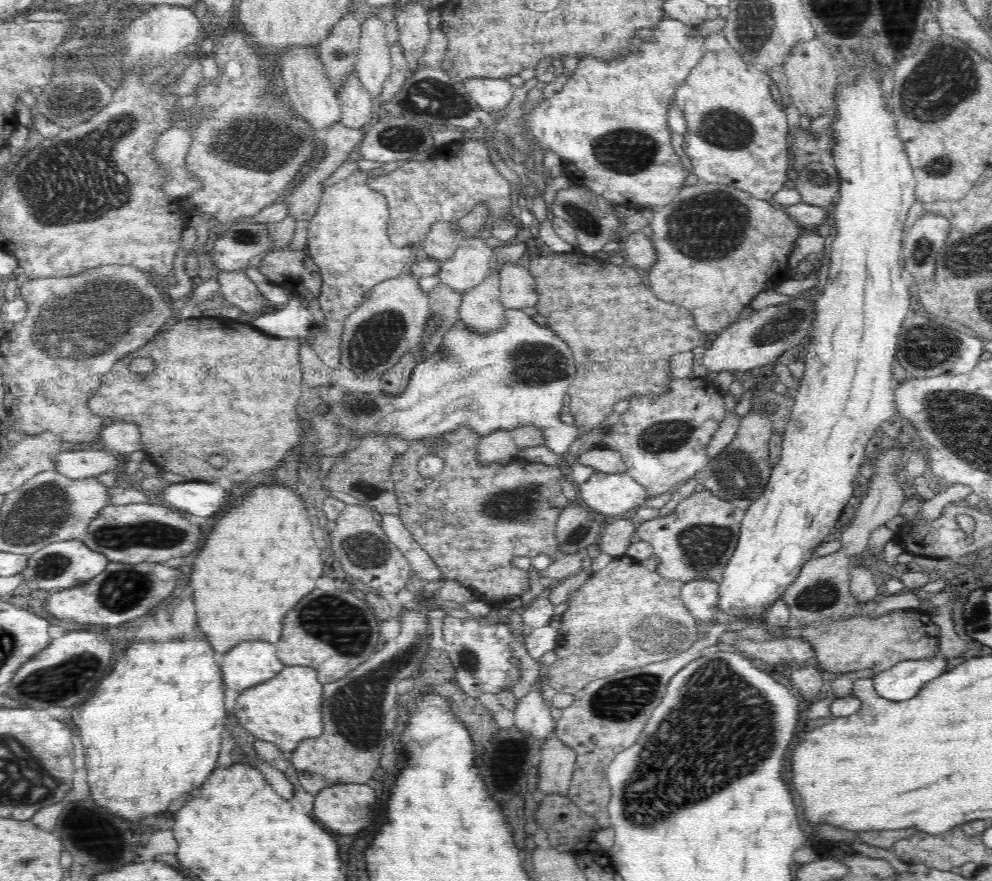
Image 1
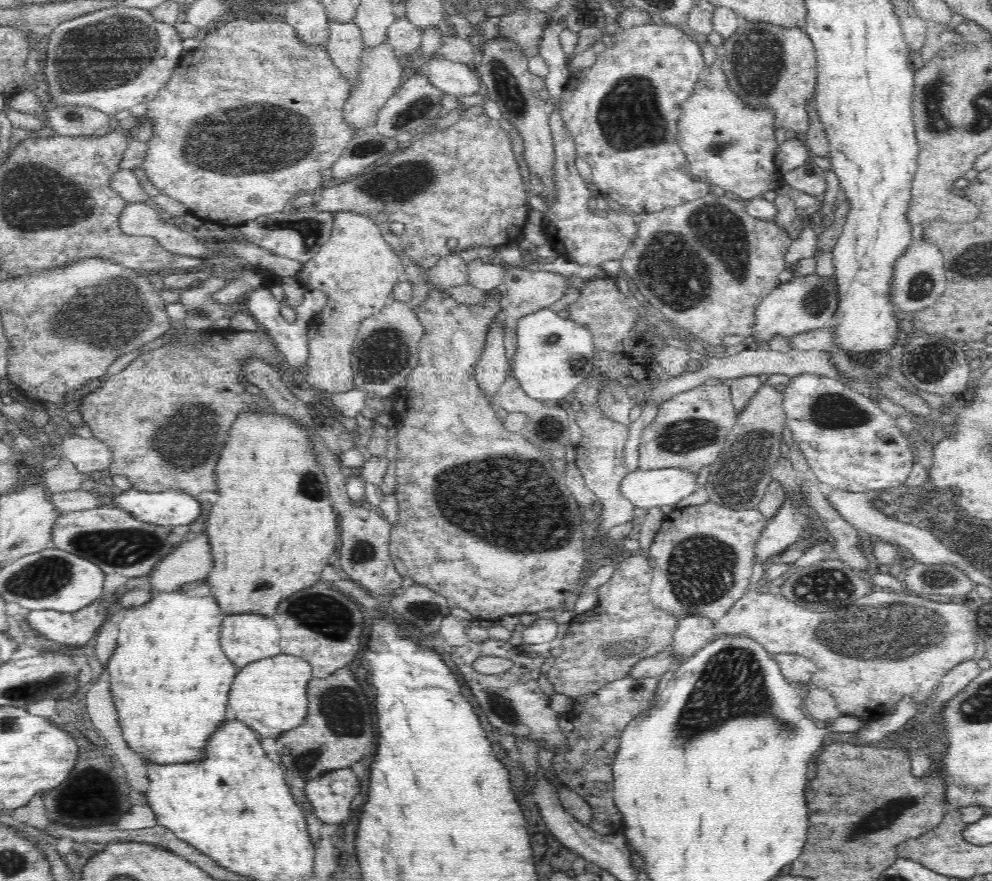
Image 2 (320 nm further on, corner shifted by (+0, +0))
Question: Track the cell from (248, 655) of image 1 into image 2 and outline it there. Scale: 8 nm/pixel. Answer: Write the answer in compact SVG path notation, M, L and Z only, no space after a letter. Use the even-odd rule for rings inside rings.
M258 613L227 614L221 624L220 644L224 654L236 668L241 669L252 662L281 654L280 629L274 617Z

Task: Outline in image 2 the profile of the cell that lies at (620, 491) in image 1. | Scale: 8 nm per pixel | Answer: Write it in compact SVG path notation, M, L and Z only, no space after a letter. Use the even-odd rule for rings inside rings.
M664 468L629 472L620 491L635 507L675 505L698 488L697 474L680 468Z

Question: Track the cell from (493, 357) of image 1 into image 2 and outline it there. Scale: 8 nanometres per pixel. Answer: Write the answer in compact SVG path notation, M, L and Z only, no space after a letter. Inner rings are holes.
M550 307L527 314L518 320L518 324L516 326L516 354L514 354L514 358L512 358L512 365L509 367L512 367L512 375L516 377L516 381L520 383L520 389L524 390L524 393L526 393L528 397L544 401L547 404L556 405L558 400L564 398L567 394L570 394L570 392L573 392L576 386L582 384L582 382L584 382L584 380L590 376L590 372L593 372L594 342L592 342L592 334L590 334L590 329L588 329L586 325L580 325L570 319L560 317L558 313L551 310Z

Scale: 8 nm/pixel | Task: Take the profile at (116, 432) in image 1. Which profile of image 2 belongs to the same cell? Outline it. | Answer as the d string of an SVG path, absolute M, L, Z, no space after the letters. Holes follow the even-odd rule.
M65 435L64 440L59 440L58 444L53 453L70 461L82 474L105 470L112 463L110 448L97 438Z

